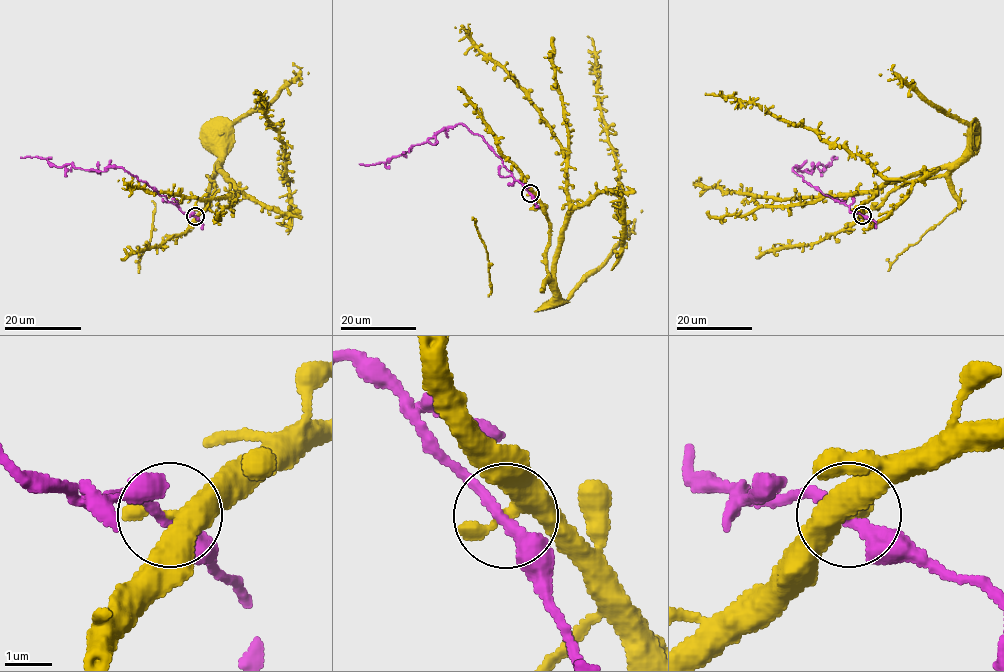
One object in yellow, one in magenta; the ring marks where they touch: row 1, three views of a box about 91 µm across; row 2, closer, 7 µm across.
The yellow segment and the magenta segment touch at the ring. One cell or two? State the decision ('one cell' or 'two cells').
two cells

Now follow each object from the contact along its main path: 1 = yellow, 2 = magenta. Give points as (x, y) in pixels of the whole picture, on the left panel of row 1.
1: (195, 216), (207, 206), (218, 168), (240, 191), (277, 208), (289, 227), (286, 148), (261, 95), (253, 93)
2: (195, 216), (183, 213), (177, 204), (122, 168), (88, 170), (70, 164), (59, 167), (45, 159), (20, 157)

